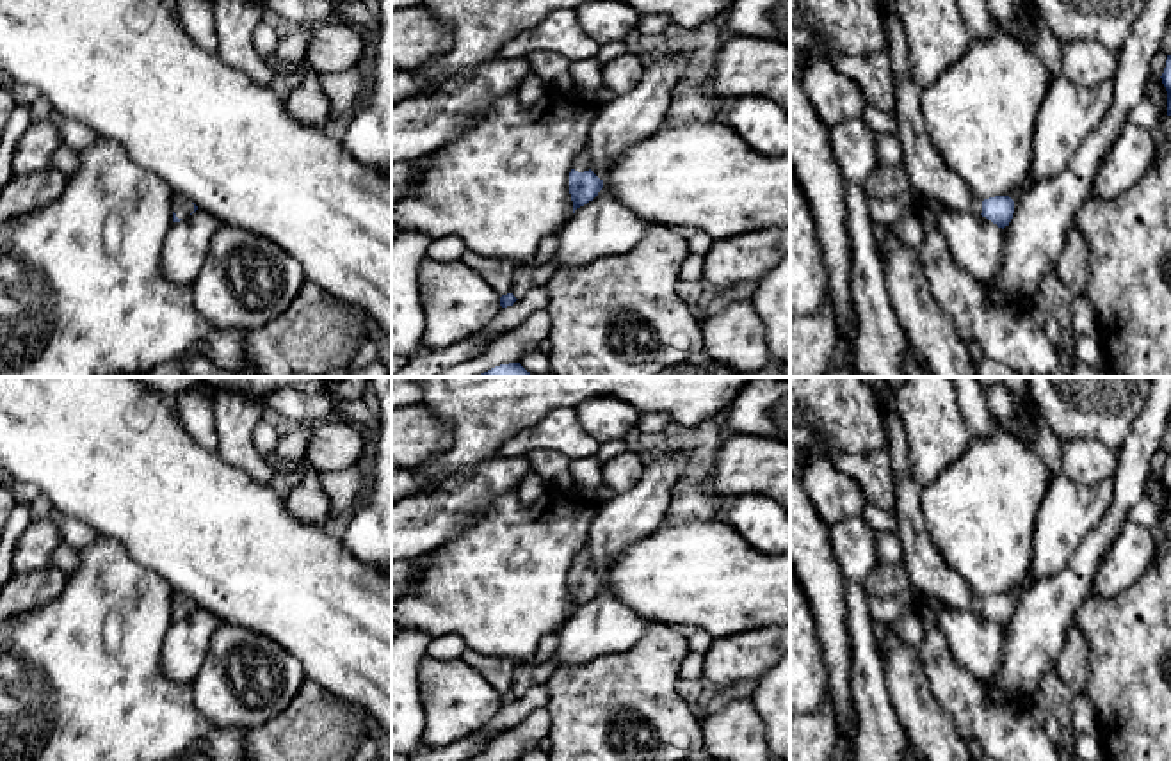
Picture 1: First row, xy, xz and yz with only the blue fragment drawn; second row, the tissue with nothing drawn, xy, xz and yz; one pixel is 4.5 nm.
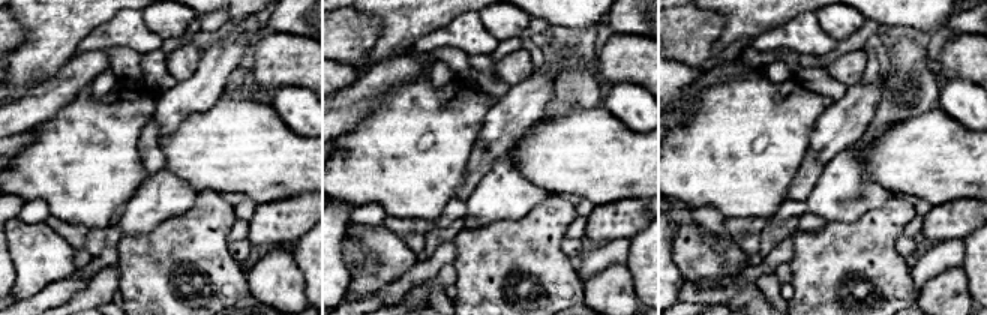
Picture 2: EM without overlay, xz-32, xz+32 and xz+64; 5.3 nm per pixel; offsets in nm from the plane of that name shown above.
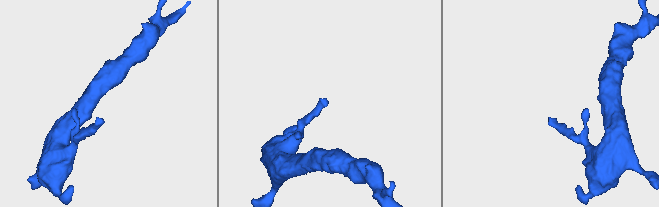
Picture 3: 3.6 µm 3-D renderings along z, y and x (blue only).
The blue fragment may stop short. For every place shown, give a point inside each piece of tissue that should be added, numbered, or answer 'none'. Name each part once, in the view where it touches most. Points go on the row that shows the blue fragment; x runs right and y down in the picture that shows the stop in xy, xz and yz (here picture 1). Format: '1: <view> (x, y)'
1: xz (581, 164)

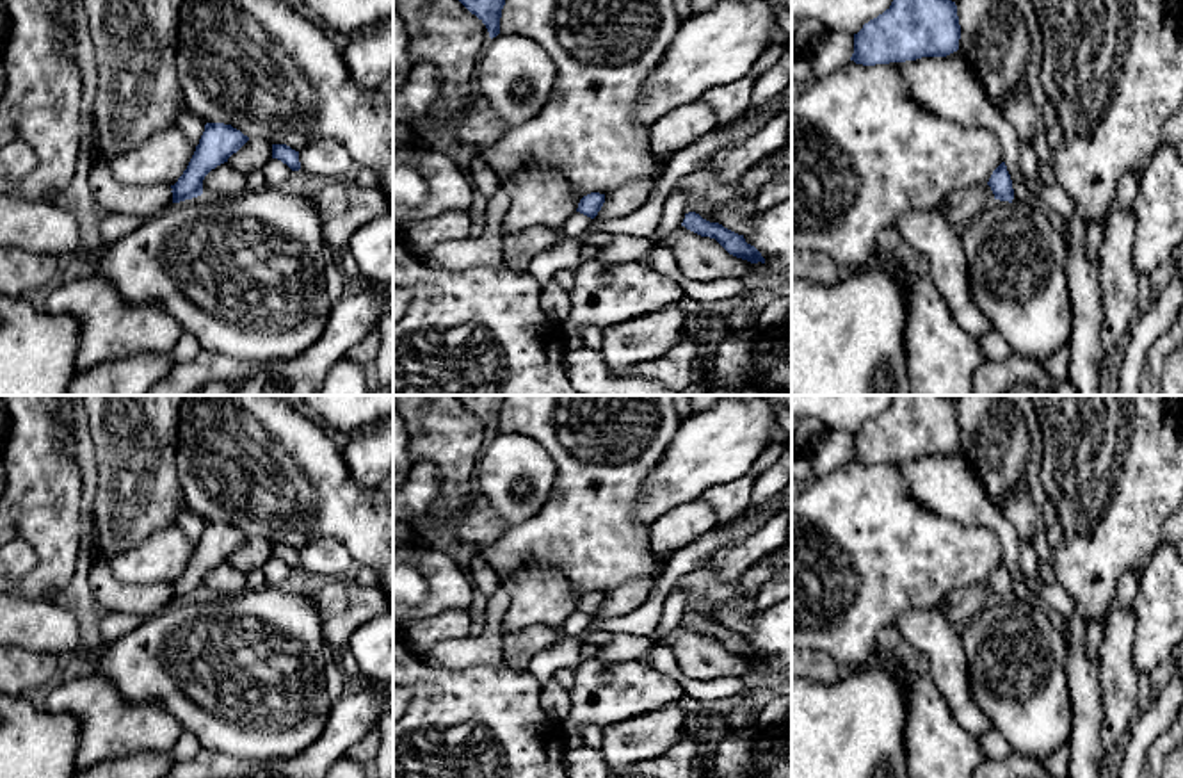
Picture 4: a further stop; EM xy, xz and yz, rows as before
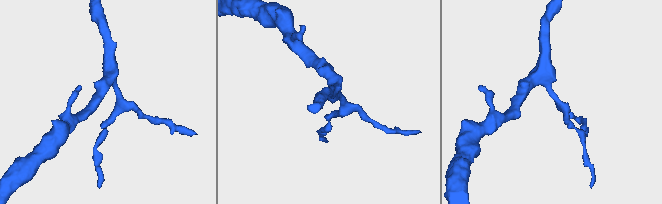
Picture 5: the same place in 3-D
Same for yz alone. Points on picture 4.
none

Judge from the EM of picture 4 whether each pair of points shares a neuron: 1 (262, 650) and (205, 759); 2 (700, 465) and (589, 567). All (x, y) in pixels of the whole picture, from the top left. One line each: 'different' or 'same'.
1: different
2: different

